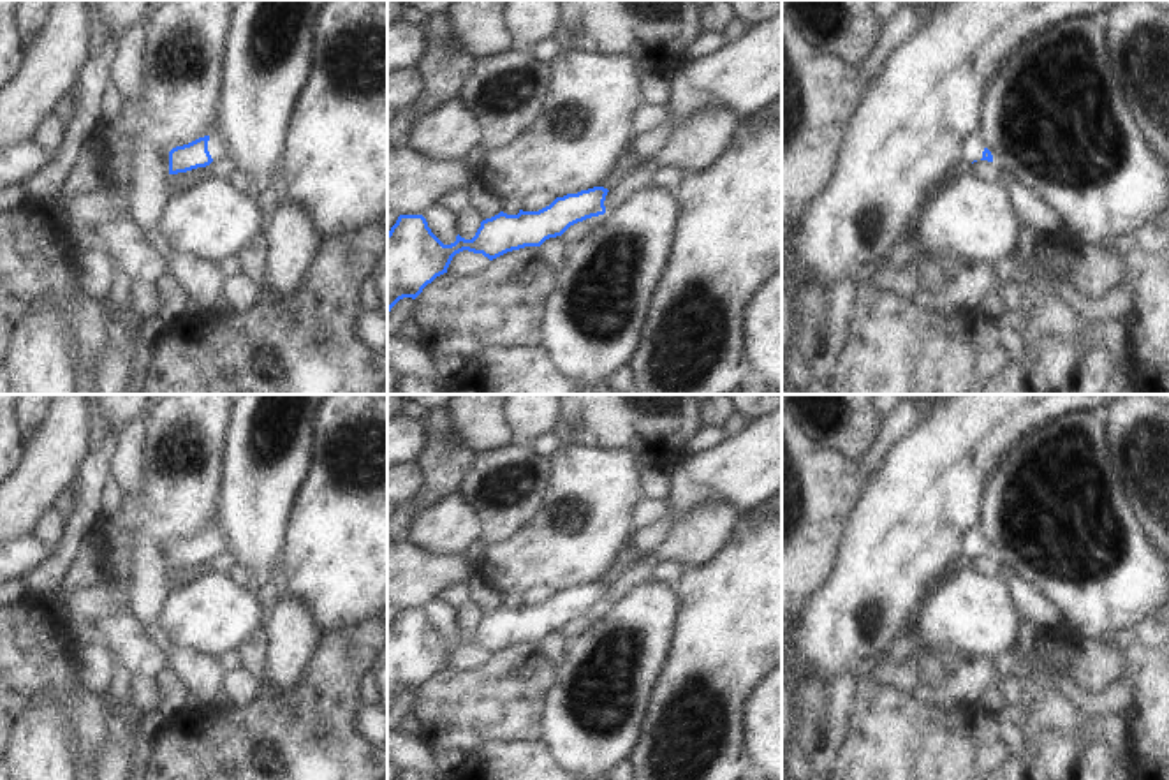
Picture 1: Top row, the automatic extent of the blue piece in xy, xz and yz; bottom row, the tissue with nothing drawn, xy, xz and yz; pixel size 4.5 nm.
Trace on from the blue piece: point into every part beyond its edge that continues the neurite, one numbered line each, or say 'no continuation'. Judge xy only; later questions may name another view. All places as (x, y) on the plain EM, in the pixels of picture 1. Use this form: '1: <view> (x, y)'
1: xy (217, 543)

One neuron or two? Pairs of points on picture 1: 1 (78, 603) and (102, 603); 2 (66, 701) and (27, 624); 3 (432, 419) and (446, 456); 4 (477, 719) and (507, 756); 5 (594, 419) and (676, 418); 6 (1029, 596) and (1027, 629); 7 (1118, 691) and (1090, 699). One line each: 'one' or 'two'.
1: one
2: one
3: one
4: two
5: one
6: two
7: one

